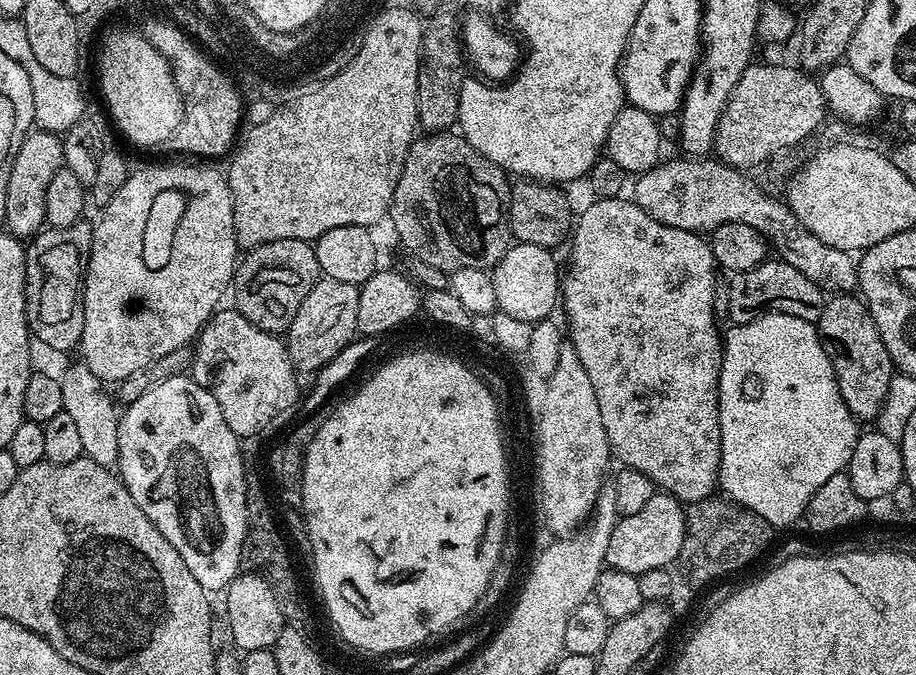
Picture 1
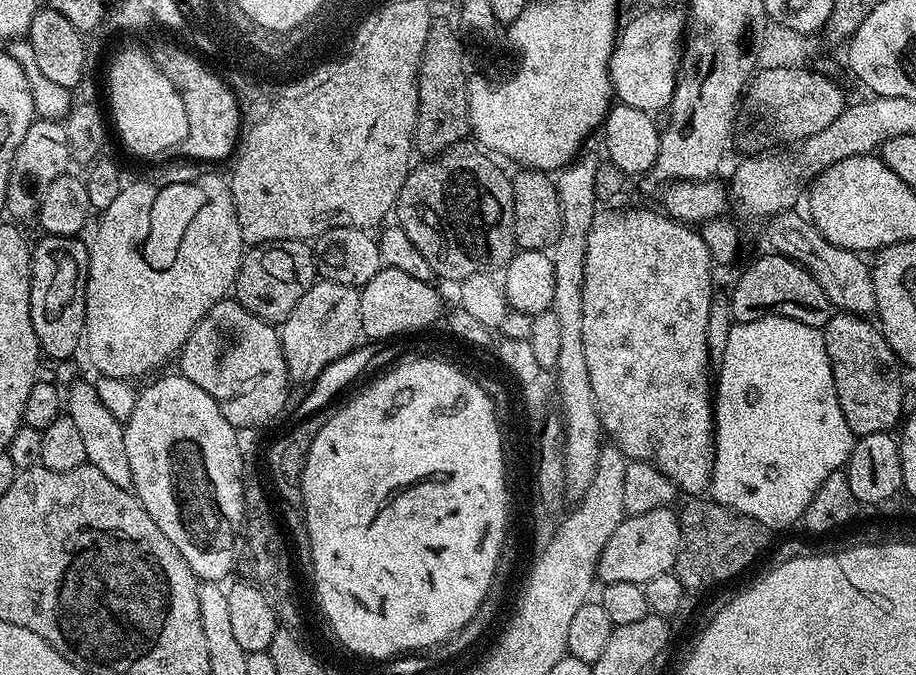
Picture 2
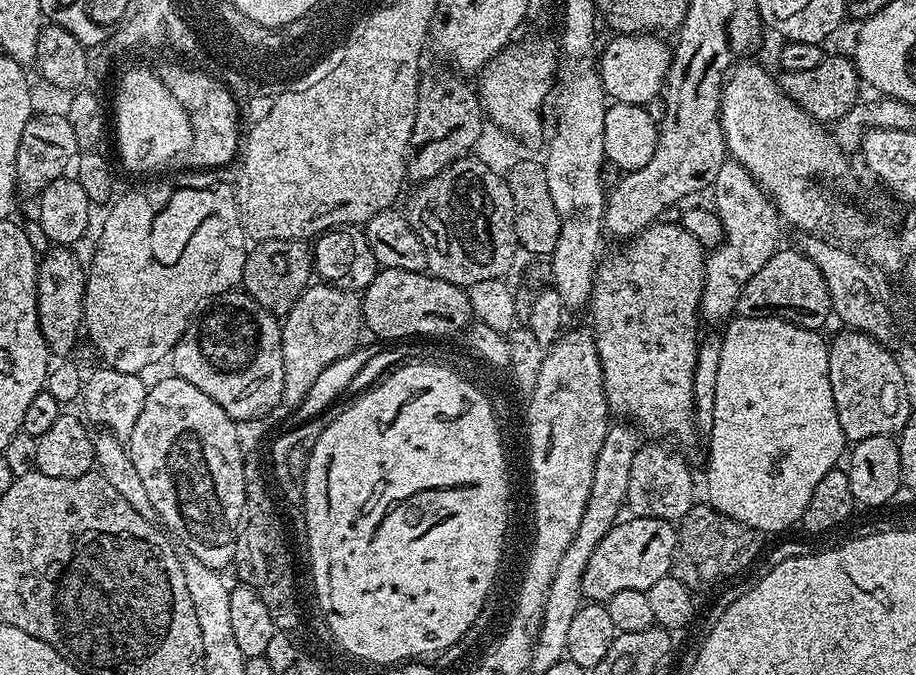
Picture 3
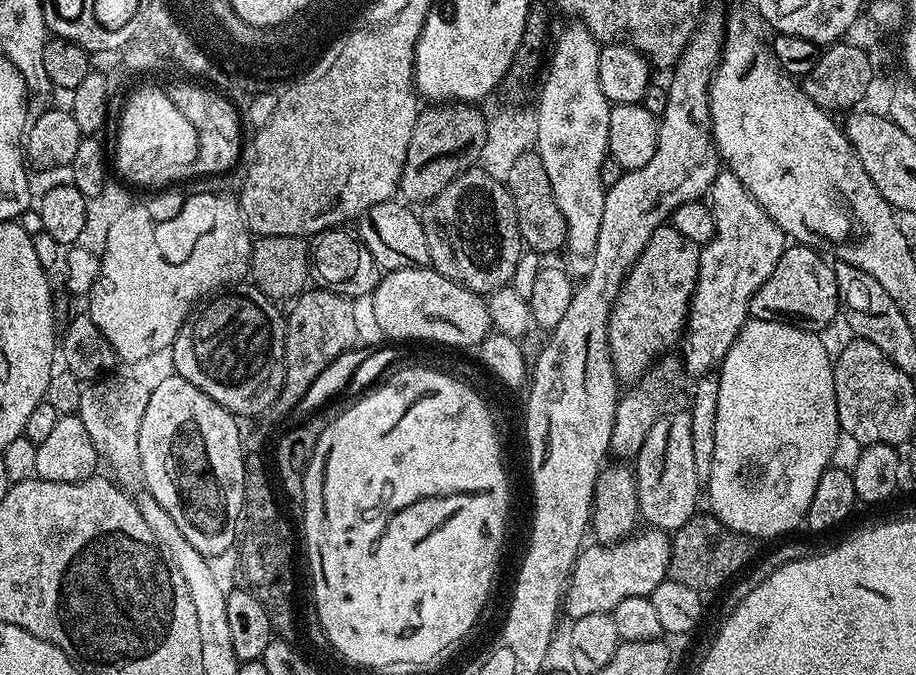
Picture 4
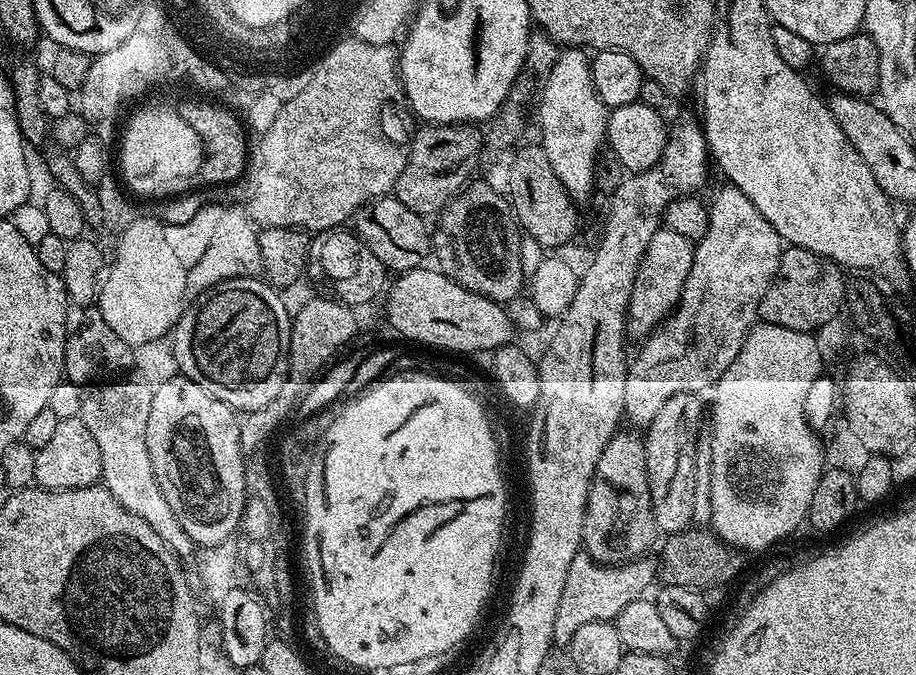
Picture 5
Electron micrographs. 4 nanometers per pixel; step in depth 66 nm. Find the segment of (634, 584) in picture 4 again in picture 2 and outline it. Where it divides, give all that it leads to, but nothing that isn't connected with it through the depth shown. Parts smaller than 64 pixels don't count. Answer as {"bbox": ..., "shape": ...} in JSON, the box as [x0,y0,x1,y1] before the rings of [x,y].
{"bbox":[596,507,680,585],"shape":[[[671,507],[659,508],[658,510],[646,510],[646,514],[637,516],[625,515],[624,520],[610,534],[610,542],[602,546],[600,557],[596,563],[596,576],[601,585],[613,584],[614,582],[634,582],[643,585],[650,582],[650,578],[658,578],[658,574],[666,574],[673,571],[676,555],[680,546],[680,517]]]}

